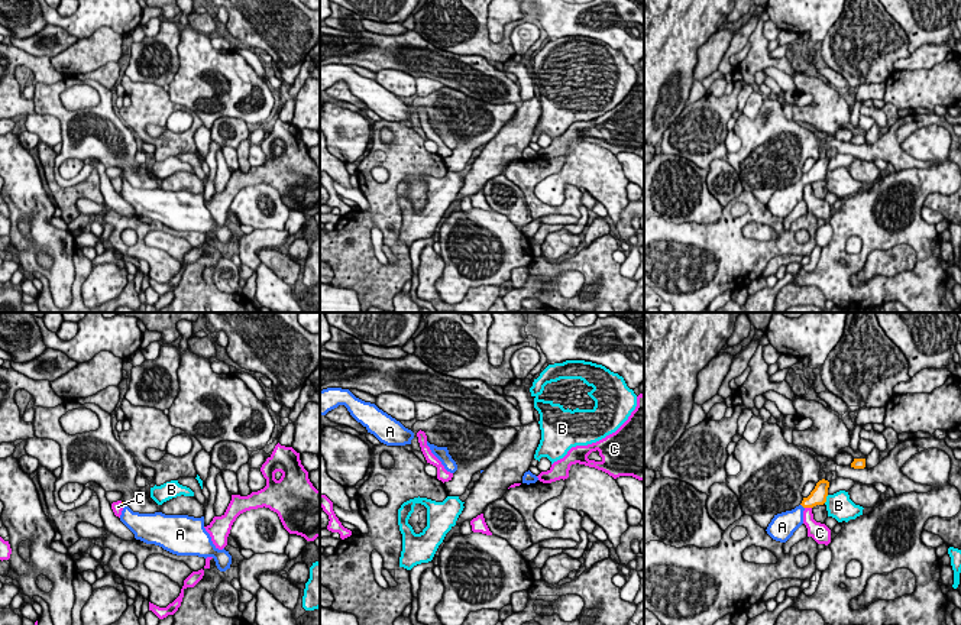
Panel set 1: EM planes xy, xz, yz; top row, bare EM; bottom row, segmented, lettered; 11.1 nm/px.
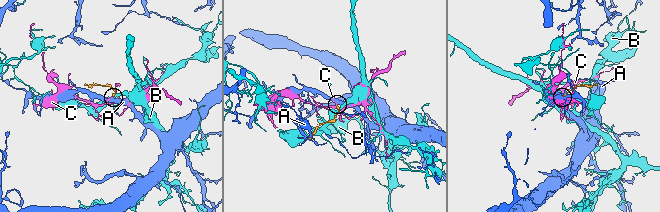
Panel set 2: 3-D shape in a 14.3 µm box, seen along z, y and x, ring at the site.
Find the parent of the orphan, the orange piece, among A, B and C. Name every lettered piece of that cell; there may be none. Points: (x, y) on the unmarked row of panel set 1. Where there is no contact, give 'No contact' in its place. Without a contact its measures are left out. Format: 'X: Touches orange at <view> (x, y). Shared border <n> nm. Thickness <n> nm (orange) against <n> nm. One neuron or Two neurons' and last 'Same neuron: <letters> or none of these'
A: Touches orange at yz (802, 181). Shared border 70 nm. Thickness 190 nm (orange) against 240 nm. One neuron
B: Touches orange at yz (825, 175). Shared border 110 nm. Thickness 190 nm (orange) against 280 nm. Two neurons
C: Touches orange at yz (808, 183). Shared border 80 nm. Thickness 190 nm (orange) against 160 nm. Two neurons
Same neuron: A

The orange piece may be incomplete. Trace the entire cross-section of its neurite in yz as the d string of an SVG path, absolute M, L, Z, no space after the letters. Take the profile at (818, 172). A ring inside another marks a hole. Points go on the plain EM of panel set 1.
M822 155L802 179L792 187L774 191L767 203L767 210L780 218L786 218L793 208L803 200L803 187L816 181L824 181L828 172L829 158Z

